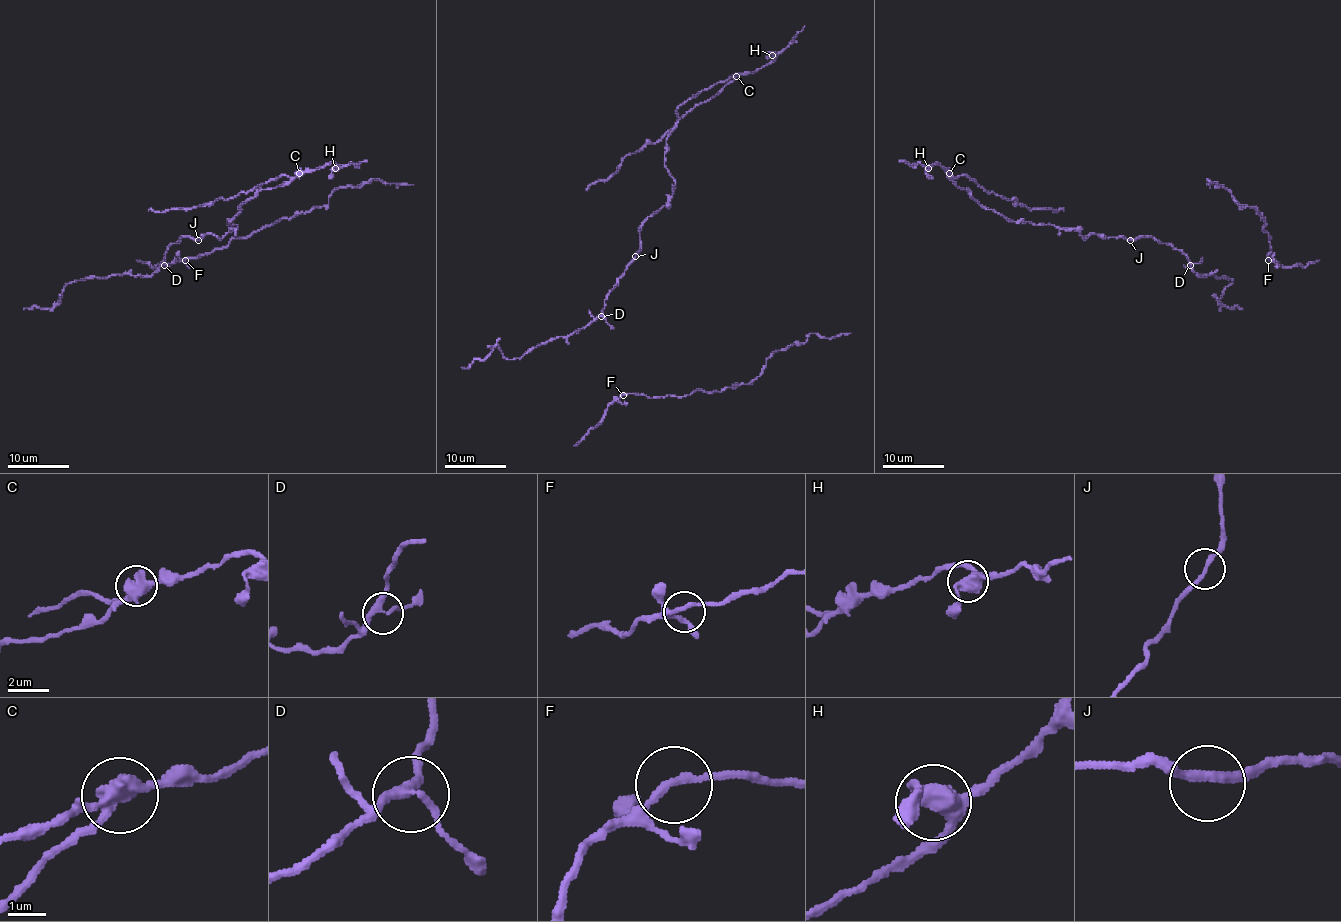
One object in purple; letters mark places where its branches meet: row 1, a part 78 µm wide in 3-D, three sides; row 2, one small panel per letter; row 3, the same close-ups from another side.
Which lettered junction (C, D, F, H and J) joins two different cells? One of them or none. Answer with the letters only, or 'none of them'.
C

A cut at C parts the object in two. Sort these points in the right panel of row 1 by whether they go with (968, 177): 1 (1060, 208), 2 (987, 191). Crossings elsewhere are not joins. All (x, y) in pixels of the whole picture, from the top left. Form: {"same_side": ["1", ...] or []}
{"same_side": ["1", "2"]}

